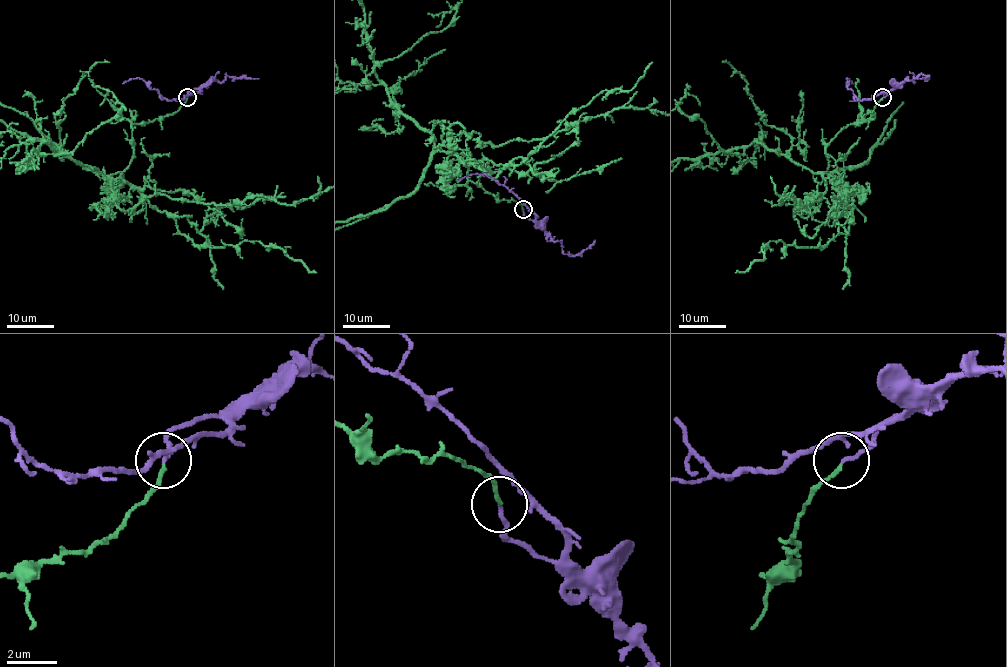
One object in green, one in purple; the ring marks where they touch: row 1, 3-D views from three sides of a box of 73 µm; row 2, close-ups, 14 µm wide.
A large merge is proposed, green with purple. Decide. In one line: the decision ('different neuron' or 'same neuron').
same neuron

